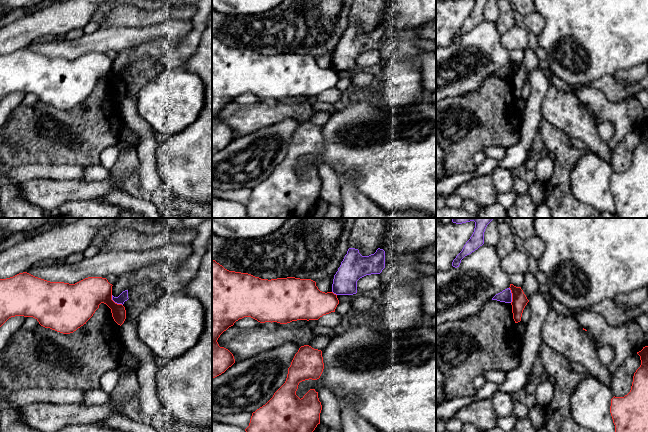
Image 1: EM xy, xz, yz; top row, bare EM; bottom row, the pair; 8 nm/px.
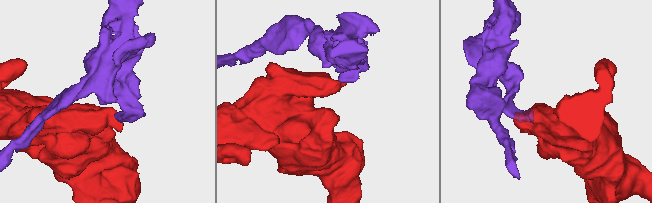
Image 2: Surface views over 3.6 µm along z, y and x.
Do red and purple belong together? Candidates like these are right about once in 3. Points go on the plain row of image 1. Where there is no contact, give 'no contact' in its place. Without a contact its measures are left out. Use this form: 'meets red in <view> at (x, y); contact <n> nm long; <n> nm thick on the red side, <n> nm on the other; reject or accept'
meets red in xy at (114, 78); contact 130 nm long; 280 nm thick on the red side, 70 nm on the other; reject

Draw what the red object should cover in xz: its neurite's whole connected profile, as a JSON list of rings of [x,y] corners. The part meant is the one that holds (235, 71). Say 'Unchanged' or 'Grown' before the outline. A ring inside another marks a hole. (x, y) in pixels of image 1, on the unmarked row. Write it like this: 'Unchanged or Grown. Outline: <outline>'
Unchanged. Outline: [[[212,35],[212,155],[224,149],[235,139],[233,130],[226,124],[220,123],[217,116],[220,111],[236,97],[251,93],[260,99],[277,98],[287,100],[297,96],[318,96],[323,91],[335,88],[339,76],[333,68],[322,68],[311,55],[295,53],[261,55],[248,49],[229,47]]]

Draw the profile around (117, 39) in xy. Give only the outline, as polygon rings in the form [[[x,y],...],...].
[[[171,19],[148,27],[106,27],[91,34],[83,34],[79,39],[68,40],[58,37],[51,42],[33,42],[25,48],[50,57],[75,60],[88,53],[106,54],[113,50],[118,53],[144,43],[159,41],[176,42],[193,29],[192,19]]]

